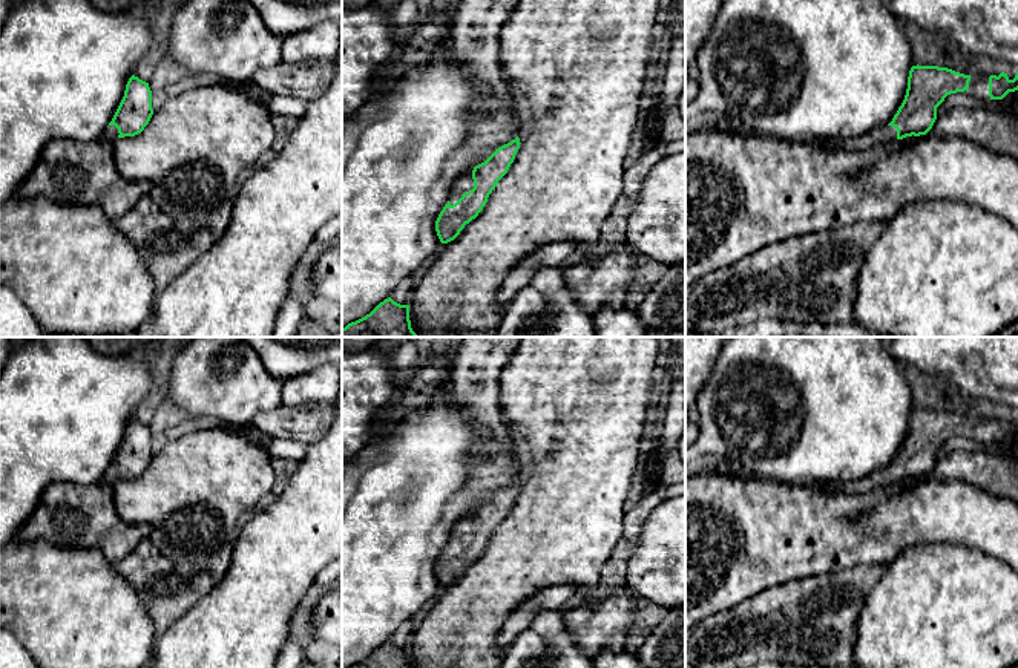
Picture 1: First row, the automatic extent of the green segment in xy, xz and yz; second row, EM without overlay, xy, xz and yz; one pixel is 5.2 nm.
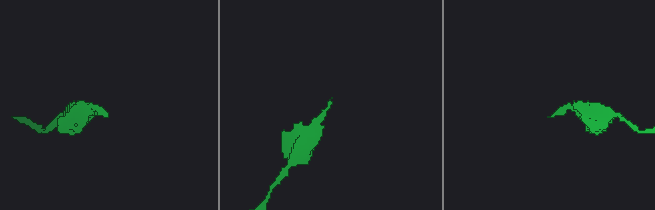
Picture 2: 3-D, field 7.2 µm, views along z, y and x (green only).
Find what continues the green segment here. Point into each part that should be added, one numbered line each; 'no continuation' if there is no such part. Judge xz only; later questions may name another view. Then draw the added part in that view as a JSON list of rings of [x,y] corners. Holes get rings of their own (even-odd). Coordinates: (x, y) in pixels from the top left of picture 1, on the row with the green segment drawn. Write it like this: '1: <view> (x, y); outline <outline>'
1: xz (462, 186); outline [[[472,172],[457,179],[451,188],[451,205],[455,204],[465,193],[474,188]]]

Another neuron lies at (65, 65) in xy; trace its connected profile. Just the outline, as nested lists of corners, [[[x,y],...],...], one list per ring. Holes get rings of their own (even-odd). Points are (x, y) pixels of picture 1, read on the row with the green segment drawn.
[[[23,0],[14,8],[0,31],[0,201],[17,196],[18,185],[26,179],[38,161],[43,149],[54,139],[74,139],[81,142],[101,139],[112,121],[135,66],[146,57],[152,44],[152,31],[138,14],[138,8],[123,11],[98,9],[90,0]]]

